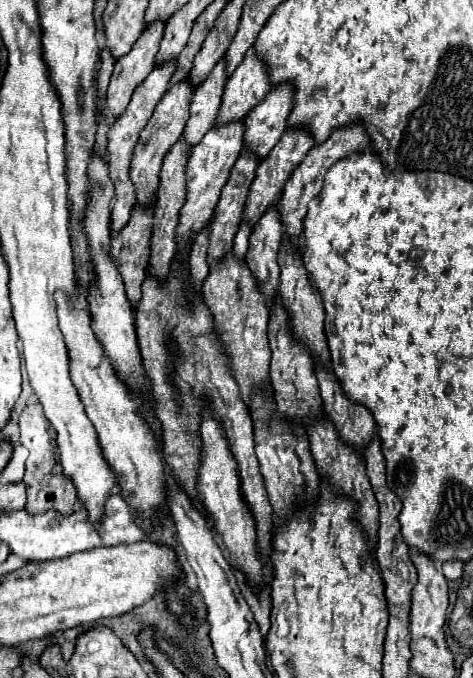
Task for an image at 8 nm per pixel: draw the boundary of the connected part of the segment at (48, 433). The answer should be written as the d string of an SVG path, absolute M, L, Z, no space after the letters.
M40 405L34 407L26 407L20 415L20 441L22 445L30 451L28 459L26 459L26 475L24 475L24 483L28 487L28 503L26 503L26 511L28 513L46 513L46 511L56 511L62 515L70 515L74 513L74 505L76 505L76 489L74 485L64 477L62 473L62 465L58 461L58 449L56 449L56 433L52 429L52 425L48 423L48 419L42 413Z

